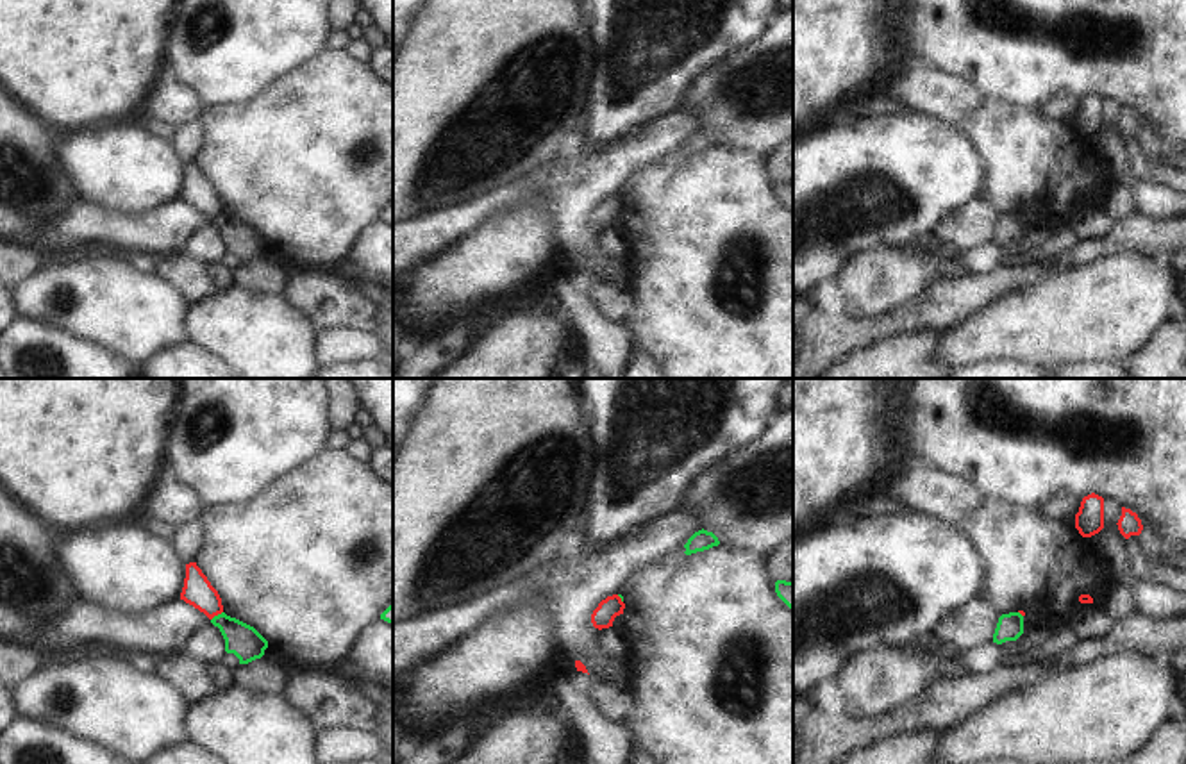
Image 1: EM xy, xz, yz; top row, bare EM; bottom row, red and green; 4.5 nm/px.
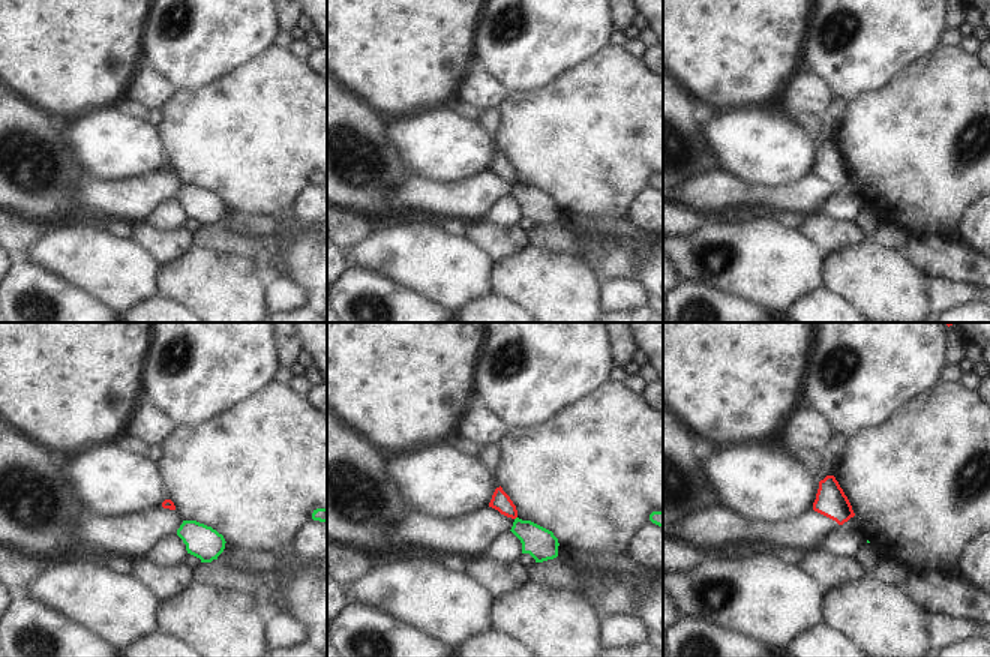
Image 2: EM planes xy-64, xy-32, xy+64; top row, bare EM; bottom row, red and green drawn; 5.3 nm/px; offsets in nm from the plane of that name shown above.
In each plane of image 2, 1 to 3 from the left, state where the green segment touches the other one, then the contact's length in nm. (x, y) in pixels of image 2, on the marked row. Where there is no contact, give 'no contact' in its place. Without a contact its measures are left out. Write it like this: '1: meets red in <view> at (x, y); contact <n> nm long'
1: no contact
2: no contact
3: no contact

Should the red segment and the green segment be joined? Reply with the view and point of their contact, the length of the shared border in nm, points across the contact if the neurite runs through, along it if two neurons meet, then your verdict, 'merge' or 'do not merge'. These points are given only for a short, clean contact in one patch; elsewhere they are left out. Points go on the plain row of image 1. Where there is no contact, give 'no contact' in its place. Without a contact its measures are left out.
meets red in xy at (217, 215); contact 70 nm long; border along xy (222, 211), (211, 220); do not merge

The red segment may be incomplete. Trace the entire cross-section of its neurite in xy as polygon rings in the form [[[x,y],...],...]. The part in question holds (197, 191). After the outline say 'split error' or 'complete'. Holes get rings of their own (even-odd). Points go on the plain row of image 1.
[[[196,162],[186,164],[180,200],[204,212],[209,220],[223,212],[221,198]]]; complete

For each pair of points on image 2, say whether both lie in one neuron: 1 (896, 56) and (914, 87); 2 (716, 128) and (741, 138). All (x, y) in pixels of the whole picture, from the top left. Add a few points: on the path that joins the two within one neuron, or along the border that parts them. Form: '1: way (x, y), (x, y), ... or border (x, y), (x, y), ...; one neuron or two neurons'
1: border (935, 50), (906, 66), (891, 81), (876, 90); two neurons
2: way (722, 128), (735, 134); one neuron

